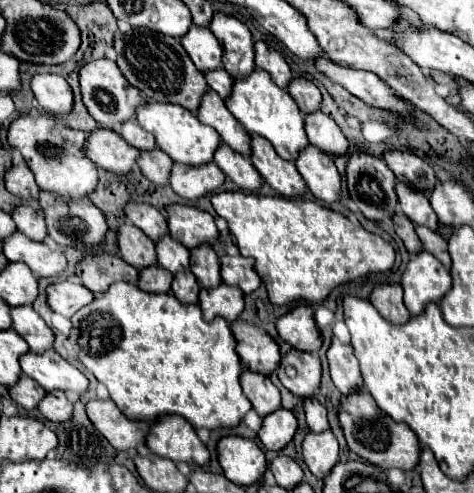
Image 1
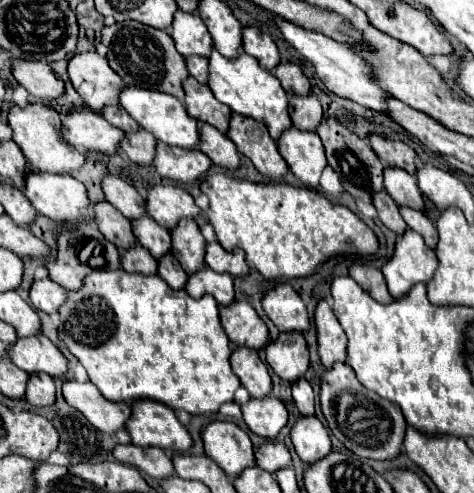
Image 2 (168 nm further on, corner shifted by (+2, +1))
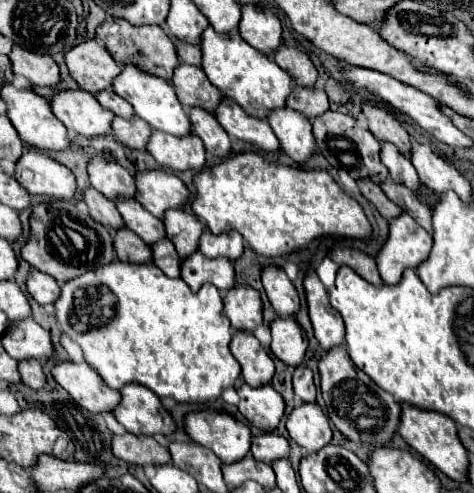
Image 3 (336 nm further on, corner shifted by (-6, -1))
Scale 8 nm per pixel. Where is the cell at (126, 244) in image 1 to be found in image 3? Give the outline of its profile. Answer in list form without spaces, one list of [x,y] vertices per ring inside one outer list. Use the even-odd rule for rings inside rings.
[[[88,186],[88,188],[82,192],[82,200],[86,202],[90,216],[92,216],[96,222],[104,224],[104,226],[110,228],[110,230],[116,230],[116,228],[124,226],[124,222],[122,222],[122,218],[120,218],[120,212],[116,210],[114,202],[108,200],[104,194],[100,194],[96,188]]]

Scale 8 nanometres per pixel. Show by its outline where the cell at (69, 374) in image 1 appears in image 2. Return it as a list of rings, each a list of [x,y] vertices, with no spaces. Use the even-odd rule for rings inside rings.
[[[44,334],[18,338],[16,348],[12,348],[8,354],[10,360],[28,374],[44,372],[52,378],[66,378],[68,374],[66,356]]]

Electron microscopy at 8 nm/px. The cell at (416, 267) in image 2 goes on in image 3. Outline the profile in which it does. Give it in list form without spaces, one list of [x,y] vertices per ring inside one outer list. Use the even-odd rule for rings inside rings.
[[[402,212],[390,220],[390,230],[384,246],[376,254],[378,272],[384,284],[394,286],[402,278],[406,268],[416,268],[420,260],[428,256],[432,248],[432,236],[416,224],[412,216]]]

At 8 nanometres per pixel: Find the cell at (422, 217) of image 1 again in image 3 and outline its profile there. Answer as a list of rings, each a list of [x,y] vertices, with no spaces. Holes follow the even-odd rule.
[[[382,142],[380,158],[382,158],[384,166],[388,168],[390,178],[392,178],[394,182],[400,182],[400,184],[408,186],[408,188],[414,190],[414,192],[418,190],[420,180],[418,180],[418,174],[416,174],[416,170],[414,170],[412,162],[410,162],[404,154],[400,154],[392,142]]]

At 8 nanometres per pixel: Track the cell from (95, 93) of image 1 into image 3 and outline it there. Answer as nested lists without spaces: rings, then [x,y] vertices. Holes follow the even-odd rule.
[[[86,40],[74,46],[66,52],[64,60],[78,86],[92,94],[110,88],[114,76],[120,74],[120,66],[98,40]]]

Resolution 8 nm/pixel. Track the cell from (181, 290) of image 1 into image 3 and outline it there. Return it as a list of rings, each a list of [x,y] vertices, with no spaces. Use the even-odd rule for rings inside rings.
[[[162,238],[152,244],[152,262],[168,276],[178,278],[180,276],[180,256],[176,254],[176,248],[168,238]]]

